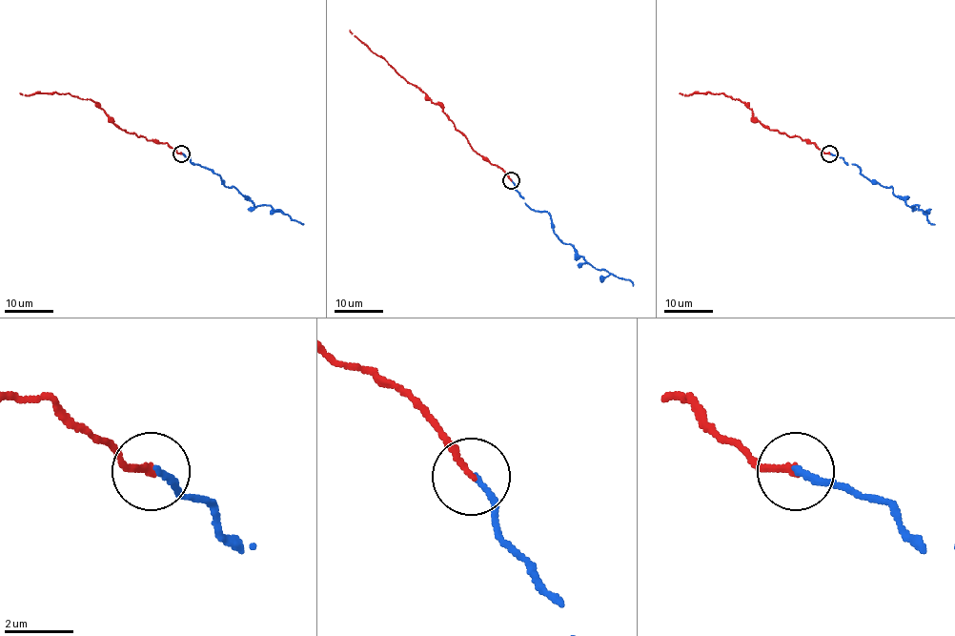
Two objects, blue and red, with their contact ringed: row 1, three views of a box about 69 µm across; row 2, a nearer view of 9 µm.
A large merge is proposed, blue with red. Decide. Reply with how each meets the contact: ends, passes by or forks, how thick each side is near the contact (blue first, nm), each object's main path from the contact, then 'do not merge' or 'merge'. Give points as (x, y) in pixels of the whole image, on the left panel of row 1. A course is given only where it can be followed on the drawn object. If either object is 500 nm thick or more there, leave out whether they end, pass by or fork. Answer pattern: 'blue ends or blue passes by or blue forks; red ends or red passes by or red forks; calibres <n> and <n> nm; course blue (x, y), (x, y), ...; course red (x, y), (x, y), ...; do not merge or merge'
blue ends; red ends; calibres 190 and 190 nm; course blue (182, 153), (194, 164), (218, 175), (226, 186), (233, 187), (255, 206), (268, 204), (303, 224); course red (180, 153), (166, 143), (154, 143), (118, 127), (89, 99), (69, 92), (22, 95), (20, 92); merge

